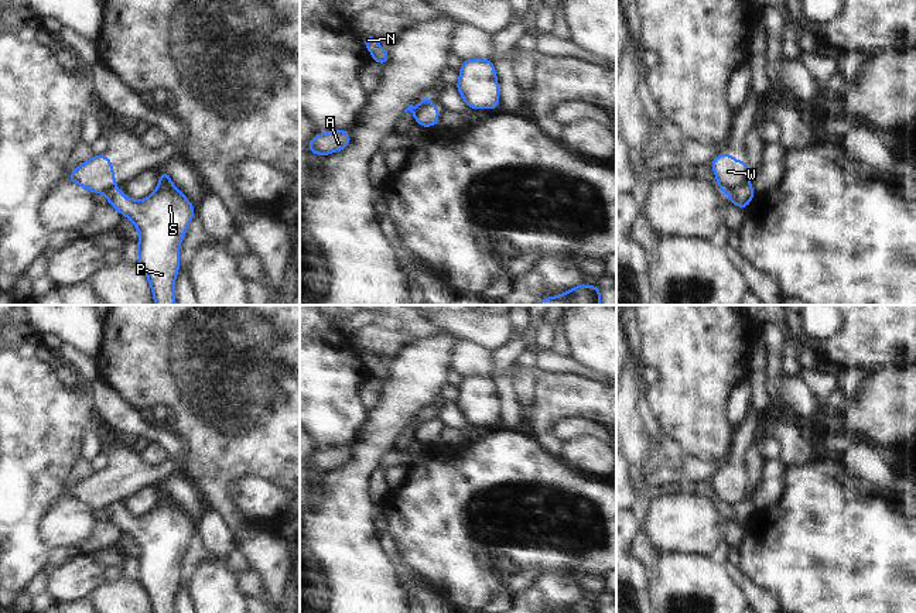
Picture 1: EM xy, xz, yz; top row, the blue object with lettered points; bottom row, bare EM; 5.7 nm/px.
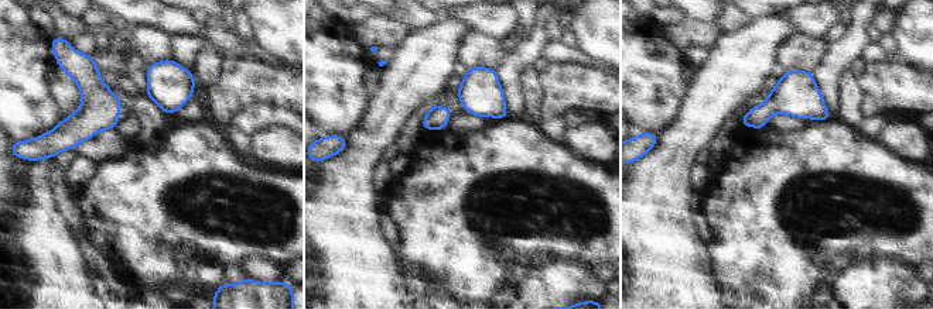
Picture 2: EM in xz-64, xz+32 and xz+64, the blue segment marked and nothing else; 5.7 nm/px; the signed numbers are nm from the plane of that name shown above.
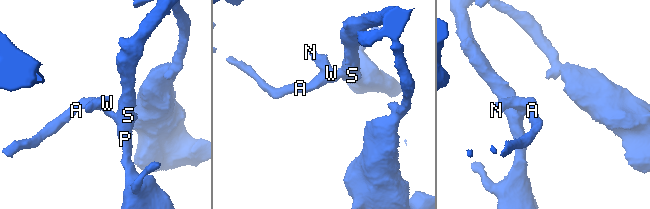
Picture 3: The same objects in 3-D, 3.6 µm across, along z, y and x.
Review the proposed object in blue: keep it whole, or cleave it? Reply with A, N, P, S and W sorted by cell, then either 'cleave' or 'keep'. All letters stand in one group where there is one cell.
groups A N W / P S; cleave

